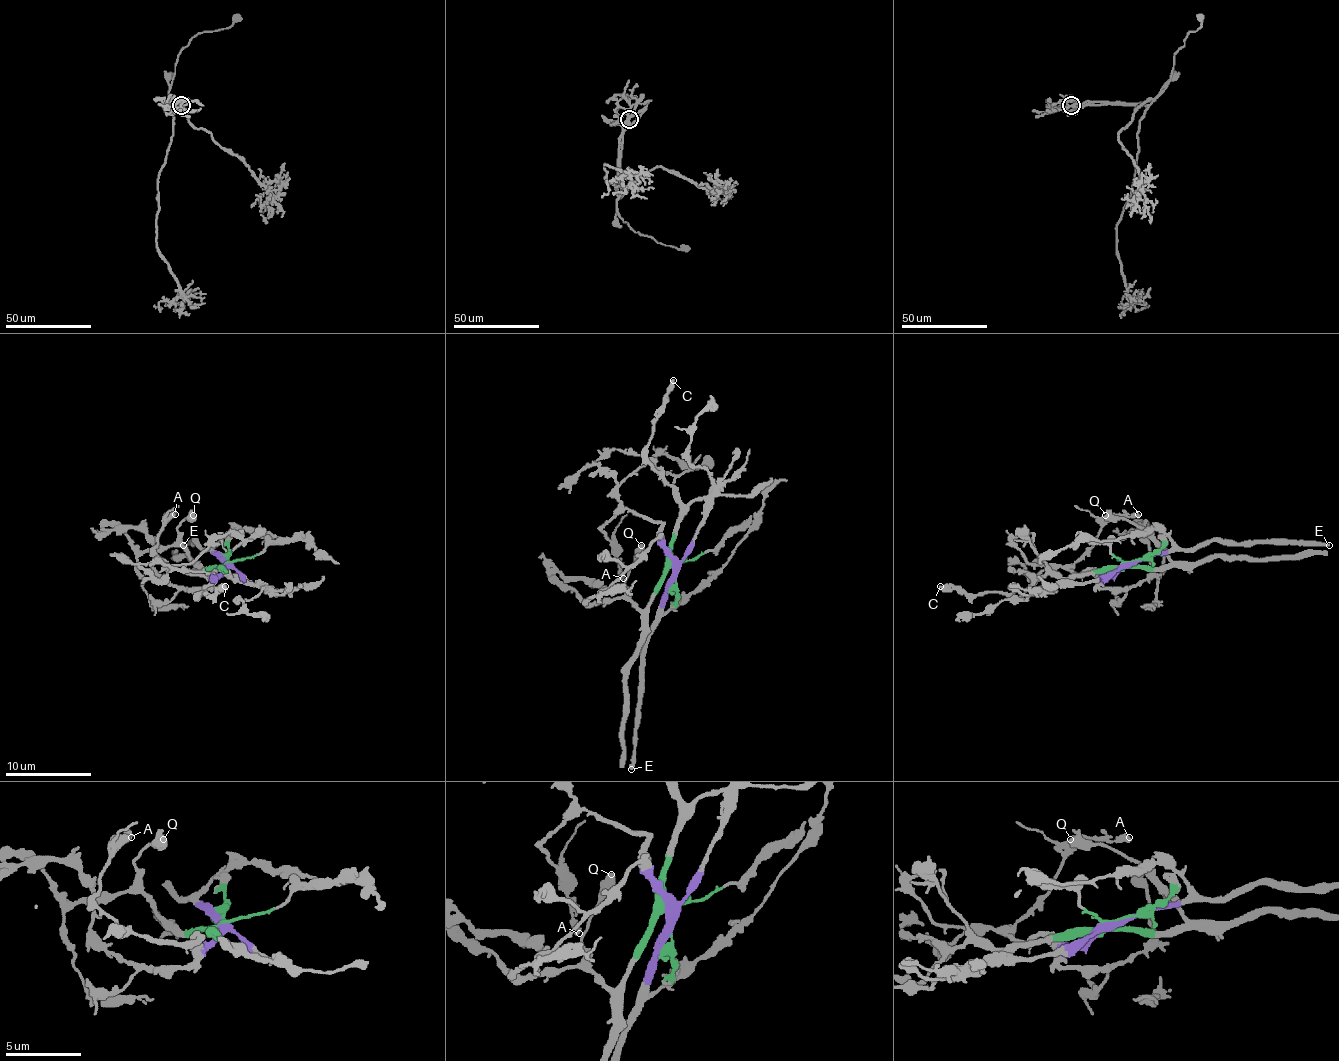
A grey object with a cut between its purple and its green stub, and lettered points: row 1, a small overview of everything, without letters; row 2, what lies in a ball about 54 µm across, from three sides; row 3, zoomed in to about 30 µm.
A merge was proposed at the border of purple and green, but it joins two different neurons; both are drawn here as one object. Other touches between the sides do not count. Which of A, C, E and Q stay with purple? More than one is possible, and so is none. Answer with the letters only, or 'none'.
A, E

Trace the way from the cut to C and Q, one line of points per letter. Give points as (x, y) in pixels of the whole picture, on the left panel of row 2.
C: (226, 563), (224, 567), (232, 576), (222, 573), (198, 597), (226, 586)
Q: (226, 563), (202, 567), (181, 543), (177, 531), (183, 520), (194, 516)

